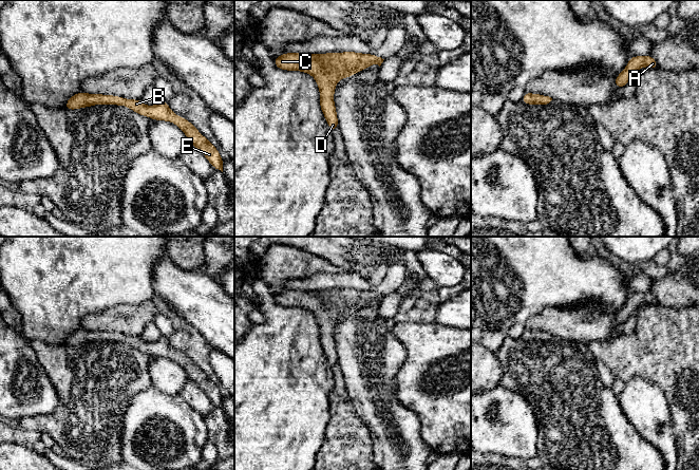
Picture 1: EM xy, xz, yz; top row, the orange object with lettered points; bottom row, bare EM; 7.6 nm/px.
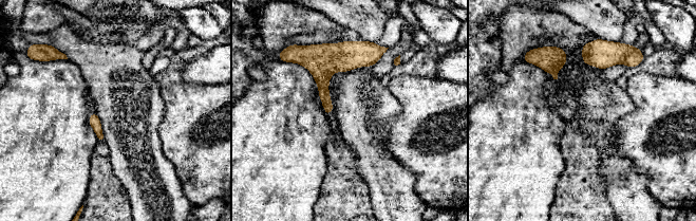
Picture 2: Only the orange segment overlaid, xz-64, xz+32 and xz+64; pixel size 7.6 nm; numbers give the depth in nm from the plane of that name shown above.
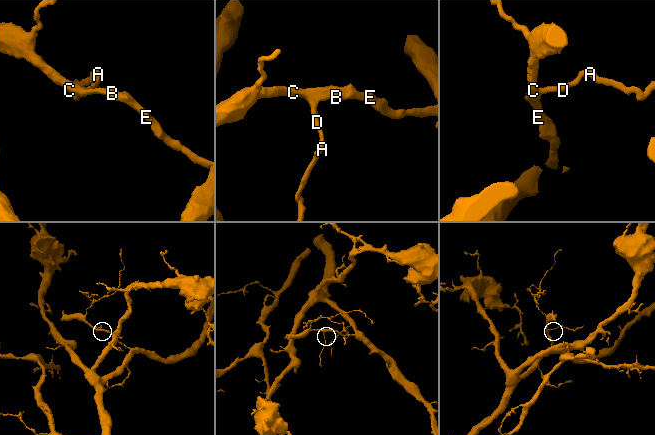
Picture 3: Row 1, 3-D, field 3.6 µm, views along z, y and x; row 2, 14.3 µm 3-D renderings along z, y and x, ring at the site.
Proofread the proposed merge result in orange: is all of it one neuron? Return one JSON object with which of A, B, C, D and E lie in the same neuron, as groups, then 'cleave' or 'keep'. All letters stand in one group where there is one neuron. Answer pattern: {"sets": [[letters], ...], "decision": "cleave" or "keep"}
{"sets": [["A", "B", "C", "D", "E"]], "decision": "keep"}

